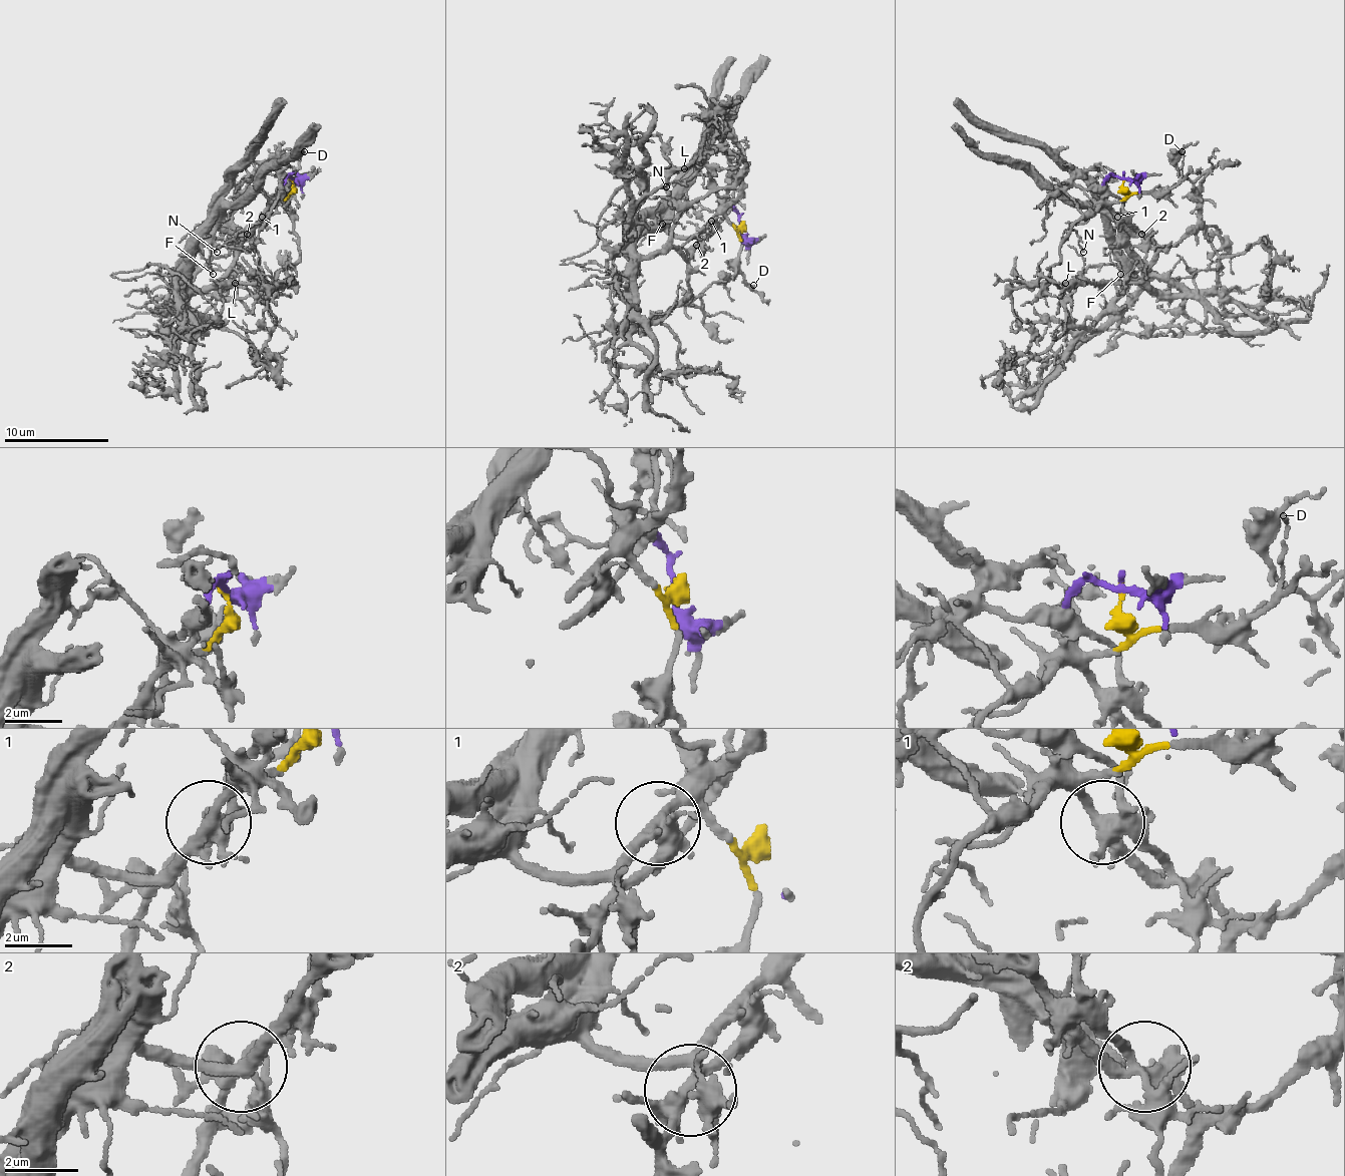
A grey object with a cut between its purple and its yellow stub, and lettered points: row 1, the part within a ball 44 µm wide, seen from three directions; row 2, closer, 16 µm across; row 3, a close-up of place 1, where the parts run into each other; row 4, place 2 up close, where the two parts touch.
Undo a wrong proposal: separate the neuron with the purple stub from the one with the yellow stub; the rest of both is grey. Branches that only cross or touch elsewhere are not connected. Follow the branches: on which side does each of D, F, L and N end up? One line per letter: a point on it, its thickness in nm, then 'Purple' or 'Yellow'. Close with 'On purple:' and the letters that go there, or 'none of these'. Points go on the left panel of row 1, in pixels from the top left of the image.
D: Place: (304, 151). Thickness 140 nm. Yellow
F: Place: (213, 274). Thickness 90 nm. Yellow
L: Place: (235, 283). Thickness 130 nm. Purple
N: Place: (217, 252). Thickness 130 nm. Yellow
On purple: L

